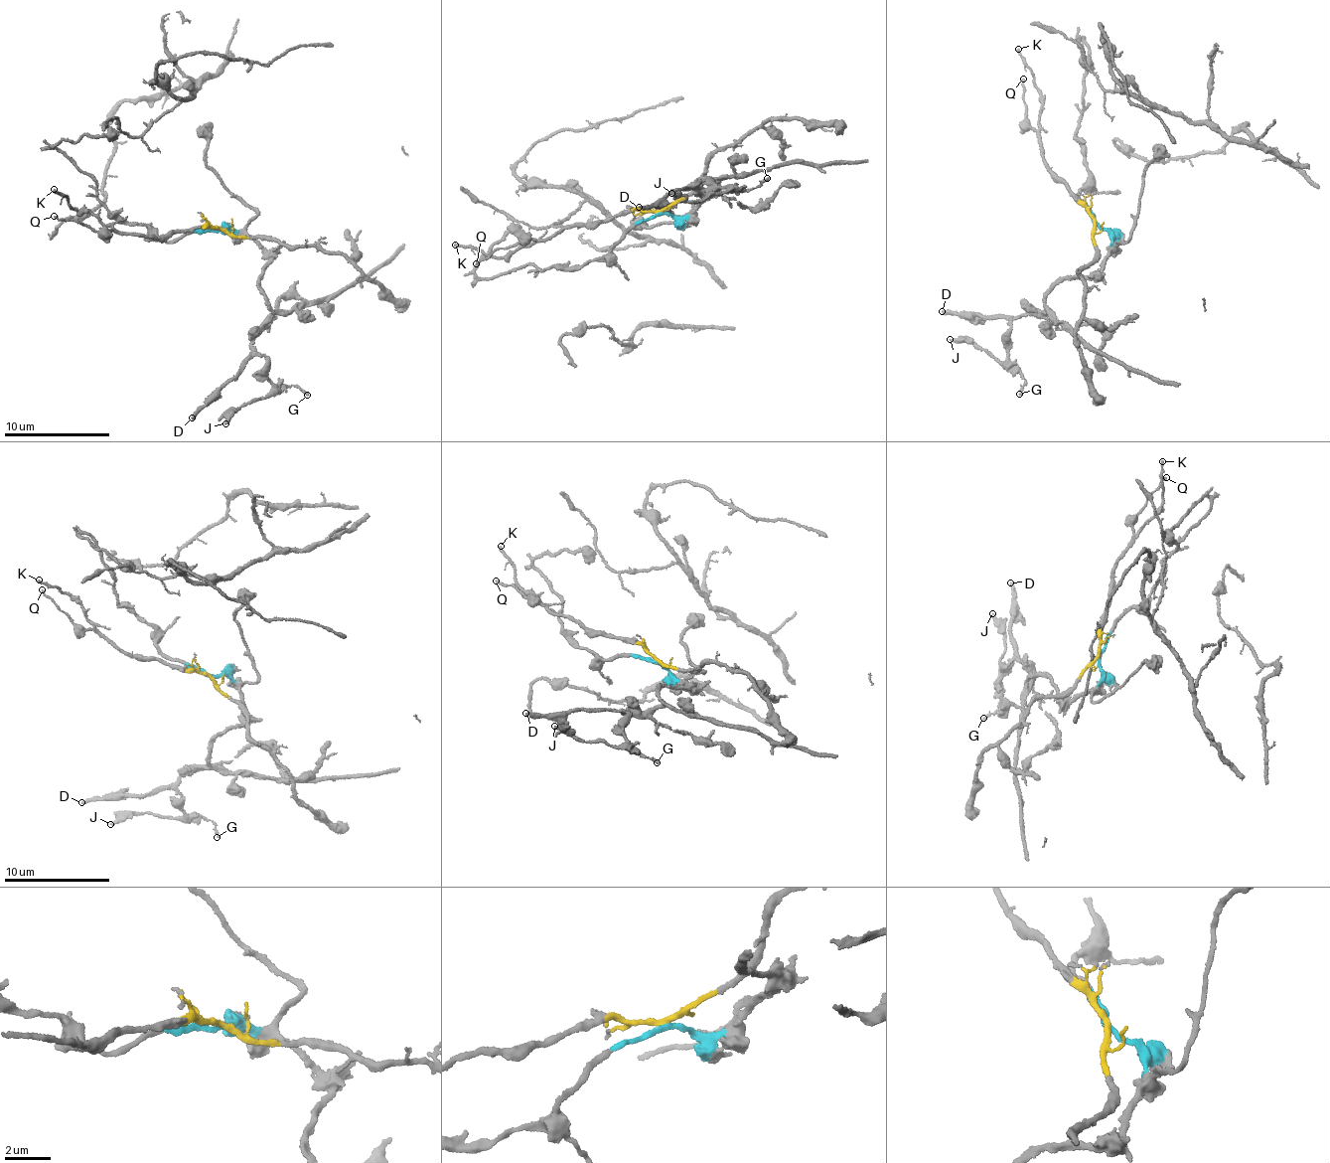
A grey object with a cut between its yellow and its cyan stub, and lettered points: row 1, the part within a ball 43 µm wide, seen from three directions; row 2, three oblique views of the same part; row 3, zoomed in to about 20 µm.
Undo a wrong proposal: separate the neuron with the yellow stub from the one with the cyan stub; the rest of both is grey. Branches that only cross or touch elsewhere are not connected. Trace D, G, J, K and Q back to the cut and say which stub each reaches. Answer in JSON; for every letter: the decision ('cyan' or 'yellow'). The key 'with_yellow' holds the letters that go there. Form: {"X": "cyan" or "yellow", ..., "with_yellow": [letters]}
{"D": "cyan", "G": "cyan", "J": "cyan", "K": "yellow", "Q": "yellow", "with_yellow": ["K", "Q"]}

